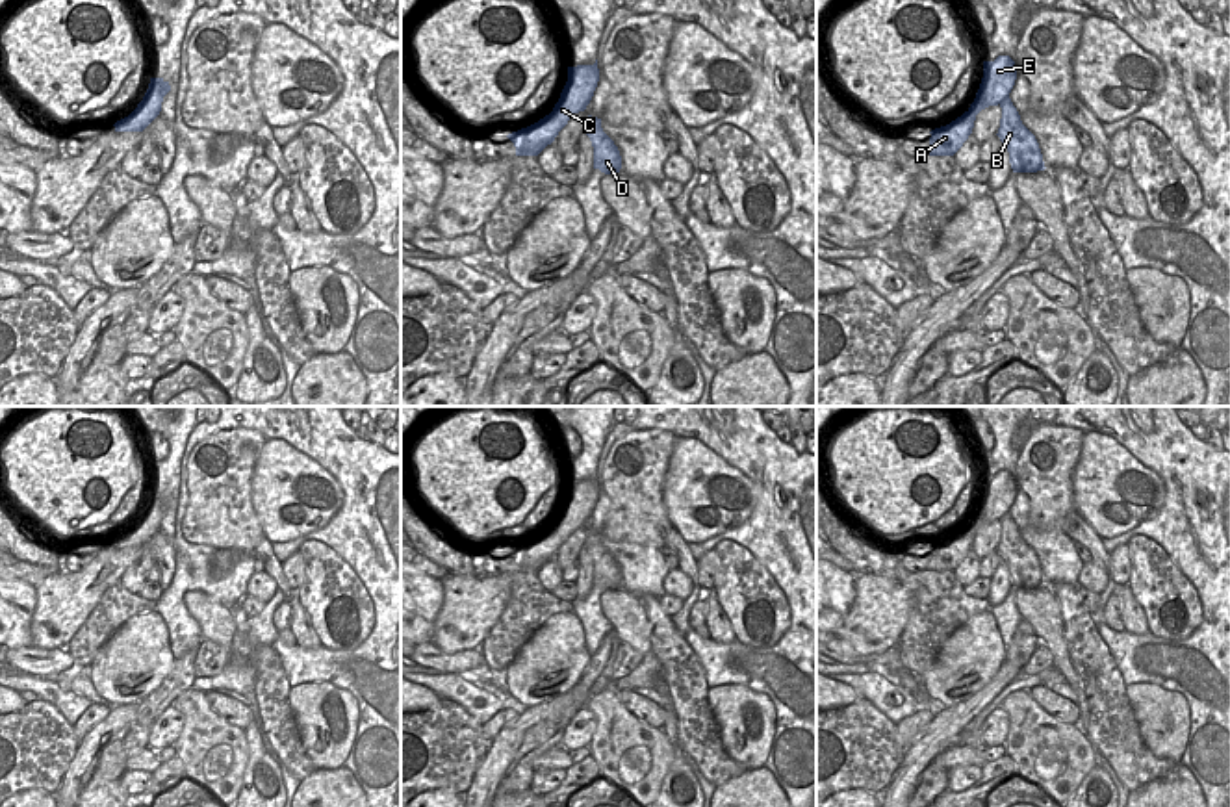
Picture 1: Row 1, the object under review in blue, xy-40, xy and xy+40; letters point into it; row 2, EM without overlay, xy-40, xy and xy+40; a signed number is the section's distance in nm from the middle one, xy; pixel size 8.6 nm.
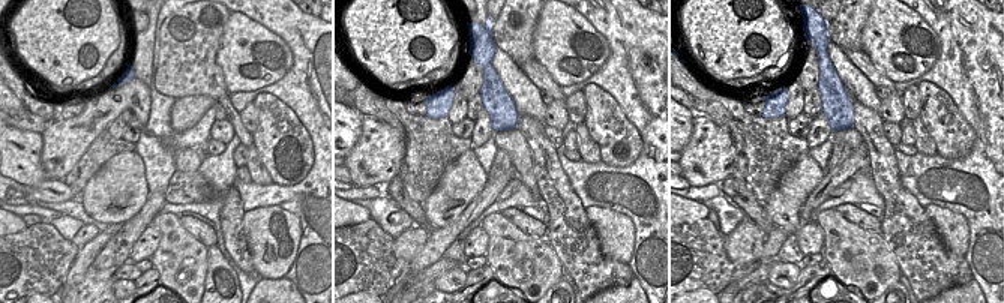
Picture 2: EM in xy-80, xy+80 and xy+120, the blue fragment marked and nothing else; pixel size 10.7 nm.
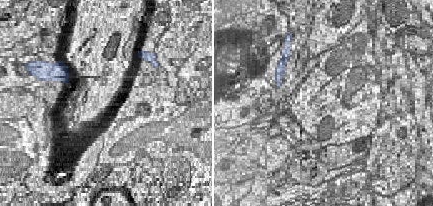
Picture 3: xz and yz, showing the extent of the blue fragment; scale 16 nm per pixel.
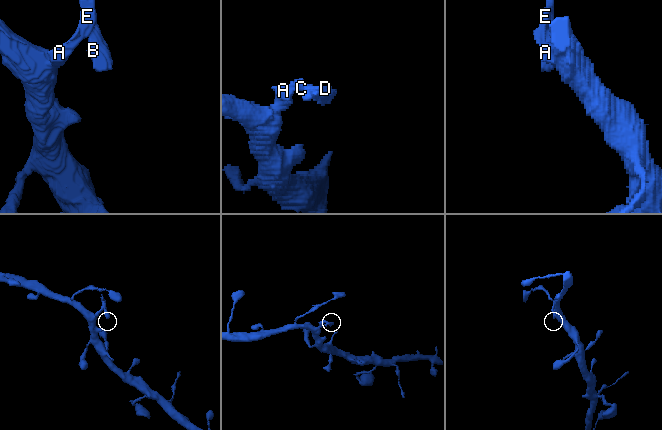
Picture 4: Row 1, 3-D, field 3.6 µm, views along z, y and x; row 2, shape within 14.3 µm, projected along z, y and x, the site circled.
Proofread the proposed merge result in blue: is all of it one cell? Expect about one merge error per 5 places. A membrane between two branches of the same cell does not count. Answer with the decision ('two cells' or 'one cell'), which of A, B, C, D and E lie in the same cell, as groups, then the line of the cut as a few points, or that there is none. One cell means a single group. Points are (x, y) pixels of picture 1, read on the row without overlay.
two cells; groups A C / B D E; cut xy (566, 498), (579, 503), (589, 518)

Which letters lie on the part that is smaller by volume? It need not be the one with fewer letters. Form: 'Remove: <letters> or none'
Remove: B, D, E

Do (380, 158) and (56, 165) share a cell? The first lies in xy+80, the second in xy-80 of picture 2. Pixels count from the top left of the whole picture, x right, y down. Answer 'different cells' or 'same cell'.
same cell

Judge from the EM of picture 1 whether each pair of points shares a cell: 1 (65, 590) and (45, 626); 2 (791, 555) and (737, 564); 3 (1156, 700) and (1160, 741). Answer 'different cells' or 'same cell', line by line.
1: same cell
2: different cells
3: same cell

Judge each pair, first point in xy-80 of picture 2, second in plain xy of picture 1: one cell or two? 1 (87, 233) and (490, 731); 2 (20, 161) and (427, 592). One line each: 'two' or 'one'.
1: one
2: one

